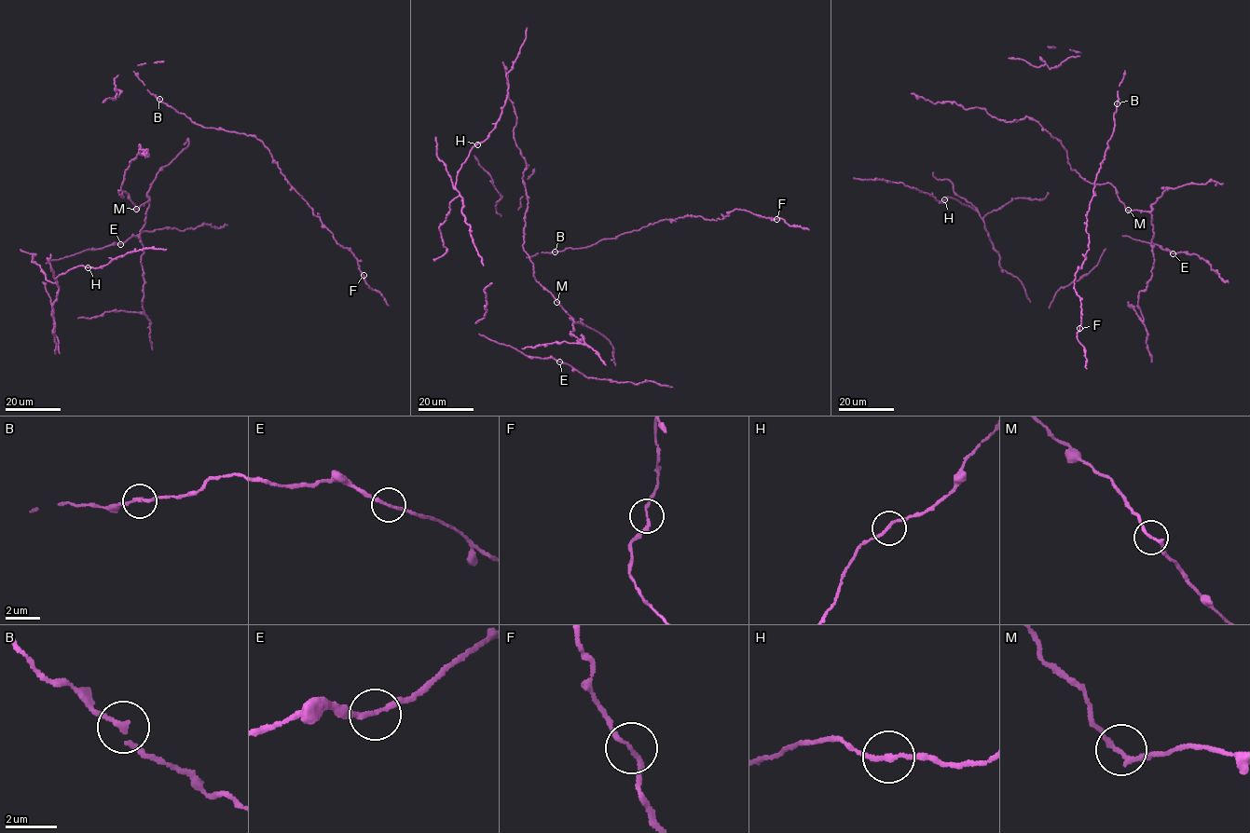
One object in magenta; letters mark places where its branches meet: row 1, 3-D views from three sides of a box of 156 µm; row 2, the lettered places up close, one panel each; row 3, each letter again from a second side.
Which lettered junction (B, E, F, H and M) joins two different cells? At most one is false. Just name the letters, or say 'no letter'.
no letter

